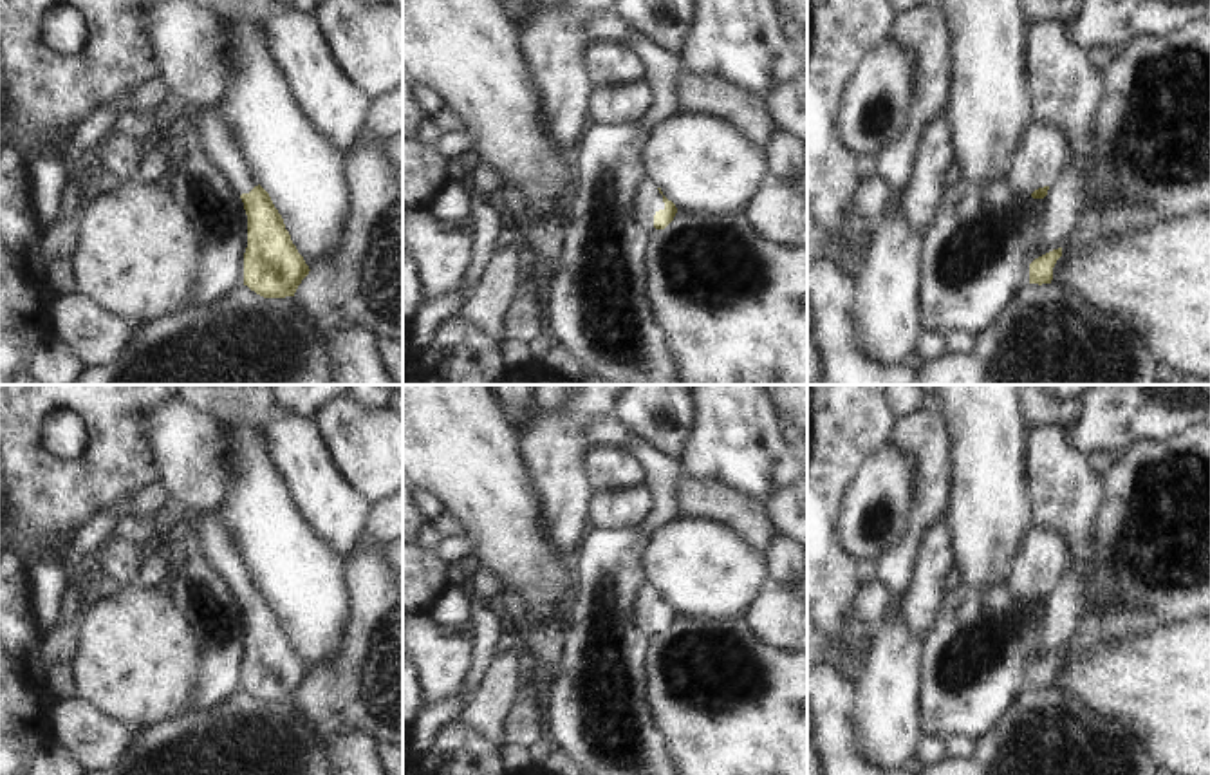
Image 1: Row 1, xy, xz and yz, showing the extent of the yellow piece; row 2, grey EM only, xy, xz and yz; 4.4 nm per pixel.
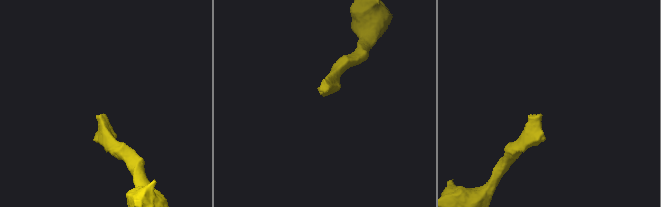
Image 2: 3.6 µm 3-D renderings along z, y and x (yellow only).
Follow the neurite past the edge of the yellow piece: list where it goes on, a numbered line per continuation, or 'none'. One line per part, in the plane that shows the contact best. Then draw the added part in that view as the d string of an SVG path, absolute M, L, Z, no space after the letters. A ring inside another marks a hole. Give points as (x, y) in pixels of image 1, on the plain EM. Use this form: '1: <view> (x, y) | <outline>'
1: xz (649, 606) | M650 584L639 596L638 607L636 607L636 623L648 630L652 636L654 632L654 620L665 614L663 600L659 598L656 587Z

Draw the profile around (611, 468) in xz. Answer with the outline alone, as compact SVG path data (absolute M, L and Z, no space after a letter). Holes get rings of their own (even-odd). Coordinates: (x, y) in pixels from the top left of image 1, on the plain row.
M591 446L587 455L591 482L596 493L645 486L647 472L638 457L618 446Z

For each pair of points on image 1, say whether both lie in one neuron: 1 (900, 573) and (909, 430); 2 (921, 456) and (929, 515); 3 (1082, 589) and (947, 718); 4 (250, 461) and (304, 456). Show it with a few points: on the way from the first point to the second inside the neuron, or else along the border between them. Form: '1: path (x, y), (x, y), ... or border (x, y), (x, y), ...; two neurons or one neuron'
1: path (914, 537), (927, 513), (927, 466); one neuron
2: path (929, 470), (929, 501); one neuron
3: path (1048, 624), (1033, 631), (981, 683); one neuron
4: border (266, 425), (273, 459), (297, 495); two neurons

